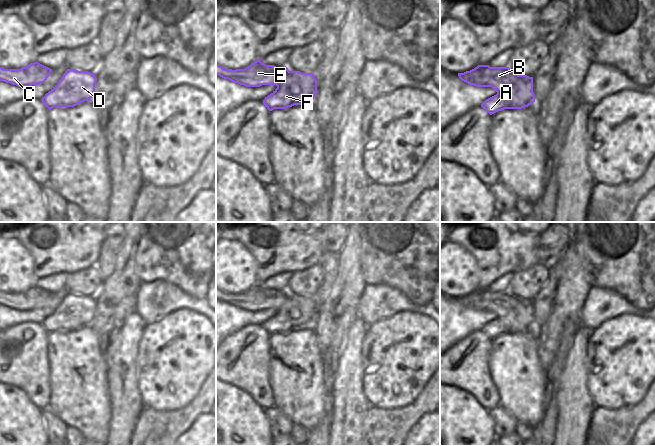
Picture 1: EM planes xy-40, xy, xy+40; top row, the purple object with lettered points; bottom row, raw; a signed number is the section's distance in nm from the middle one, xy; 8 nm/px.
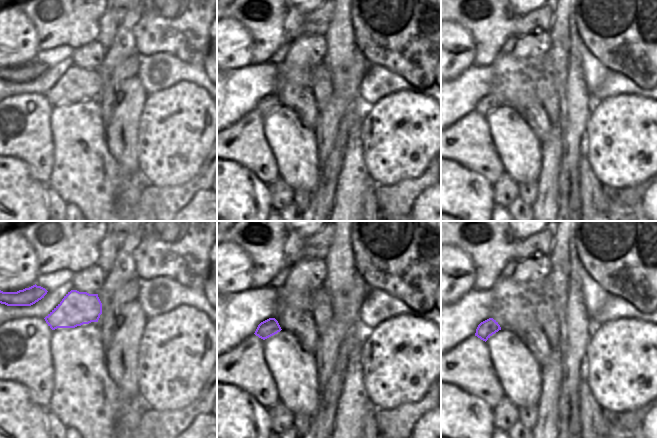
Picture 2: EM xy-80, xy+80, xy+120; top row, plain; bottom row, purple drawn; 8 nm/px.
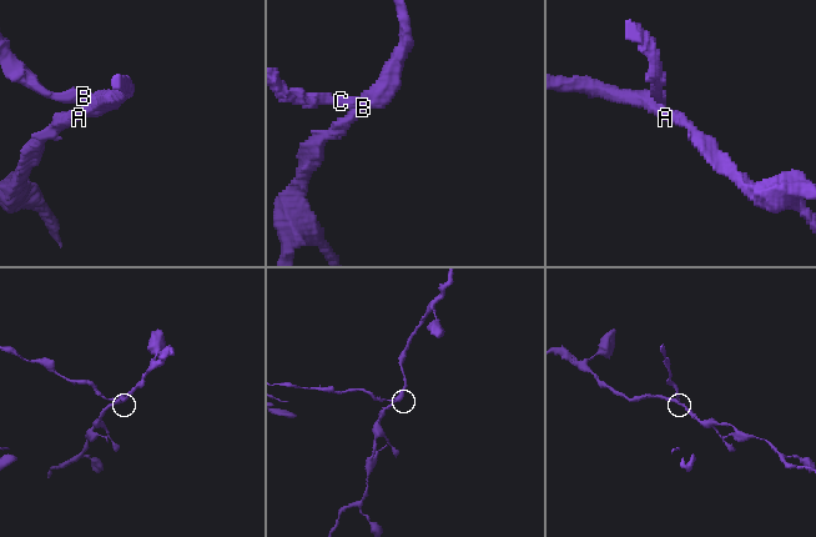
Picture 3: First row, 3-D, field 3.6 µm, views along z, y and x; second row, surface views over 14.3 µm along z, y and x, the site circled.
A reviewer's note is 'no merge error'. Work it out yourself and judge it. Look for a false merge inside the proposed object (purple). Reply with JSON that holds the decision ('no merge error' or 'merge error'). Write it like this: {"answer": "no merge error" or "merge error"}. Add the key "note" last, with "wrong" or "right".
{"answer": "merge error", "note": "wrong"}

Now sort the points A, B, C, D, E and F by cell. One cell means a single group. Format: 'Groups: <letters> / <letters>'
Groups: A D F / B C E

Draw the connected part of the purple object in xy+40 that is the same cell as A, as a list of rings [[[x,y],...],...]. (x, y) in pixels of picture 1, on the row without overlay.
[[[533,301],[516,303],[509,312],[486,323],[481,331],[490,339],[504,333],[522,333],[535,326]]]

